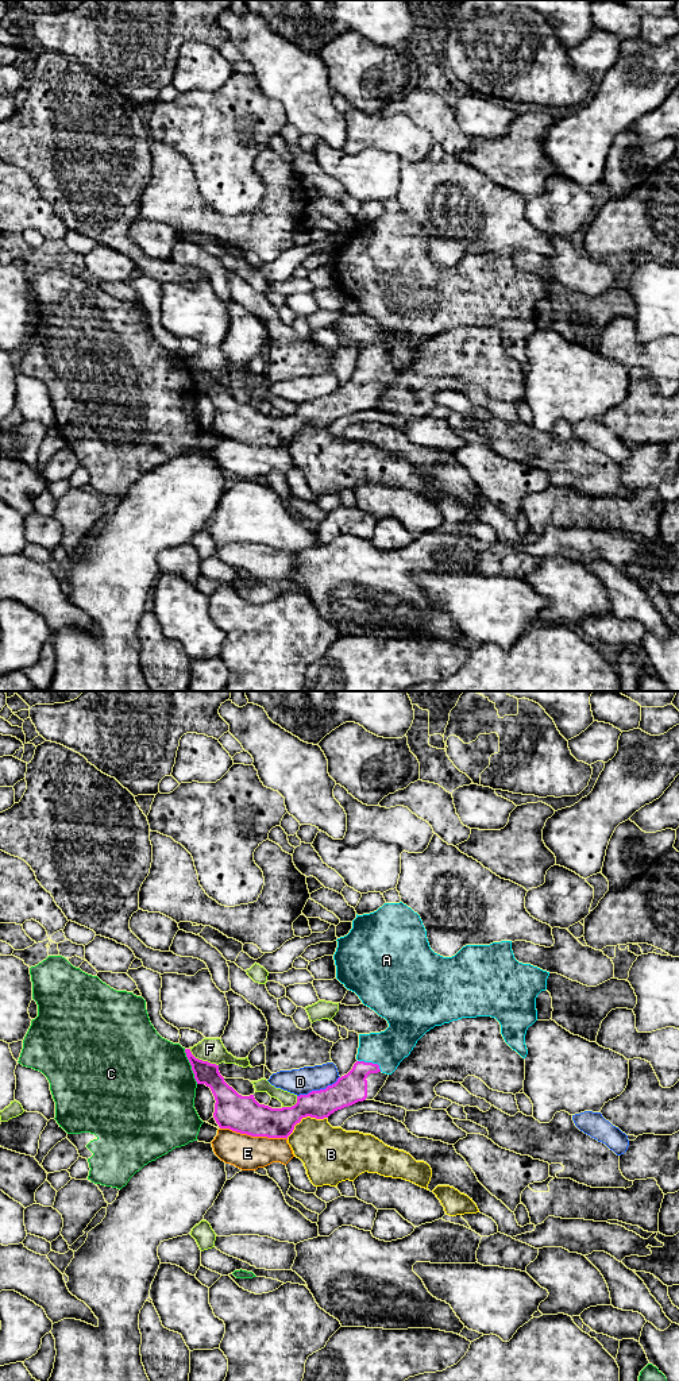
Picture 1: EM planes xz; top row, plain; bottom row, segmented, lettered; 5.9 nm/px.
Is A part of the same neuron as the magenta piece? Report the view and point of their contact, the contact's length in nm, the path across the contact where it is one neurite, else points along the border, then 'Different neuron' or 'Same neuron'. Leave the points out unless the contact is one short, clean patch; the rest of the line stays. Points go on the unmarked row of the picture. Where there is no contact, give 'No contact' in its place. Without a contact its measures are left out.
Touches magenta at xz (371, 371). Shared border 160 nm. Path across: xz (350, 397), (371, 371), (389, 357). Same neuron

